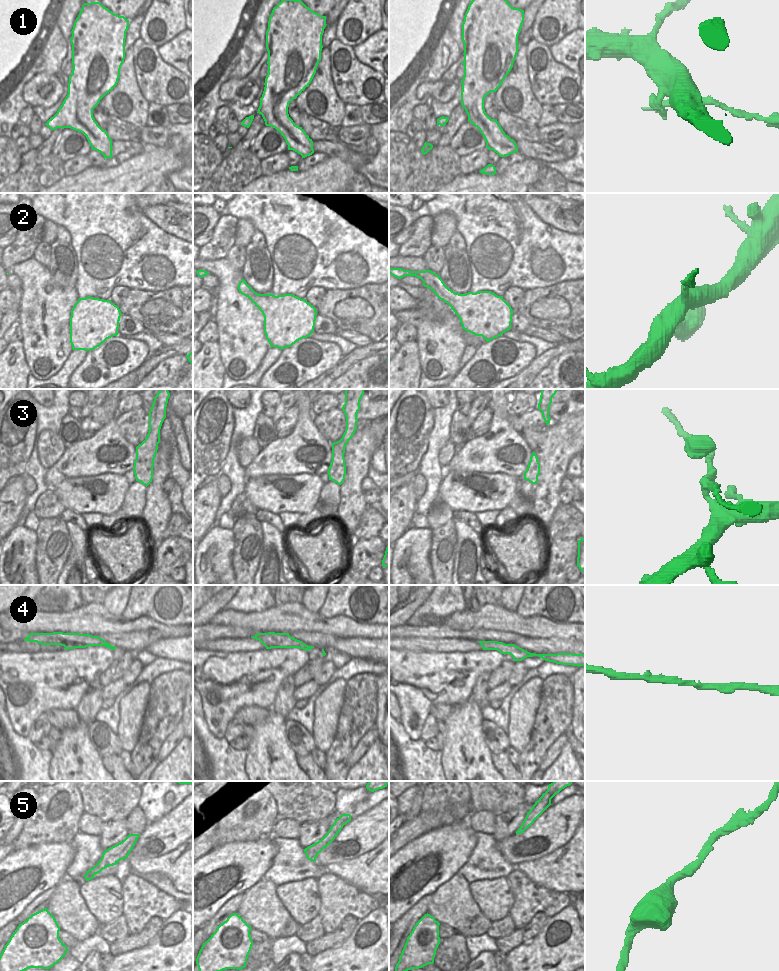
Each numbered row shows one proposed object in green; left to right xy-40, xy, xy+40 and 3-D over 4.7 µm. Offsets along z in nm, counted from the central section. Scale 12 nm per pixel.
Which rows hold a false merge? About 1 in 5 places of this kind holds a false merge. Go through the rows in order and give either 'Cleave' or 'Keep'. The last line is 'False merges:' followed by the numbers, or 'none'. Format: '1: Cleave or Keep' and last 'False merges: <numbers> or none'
1: Cleave
2: Cleave
3: Cleave
4: Keep
5: Keep
False merges: 1, 2, 3

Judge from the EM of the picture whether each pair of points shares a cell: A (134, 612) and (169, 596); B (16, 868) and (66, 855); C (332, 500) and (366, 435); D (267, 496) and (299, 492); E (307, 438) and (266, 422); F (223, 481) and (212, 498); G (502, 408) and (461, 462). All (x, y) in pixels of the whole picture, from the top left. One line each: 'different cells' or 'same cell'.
A: same cell
B: same cell
C: different cells
D: same cell
E: different cells
F: different cells
G: same cell

